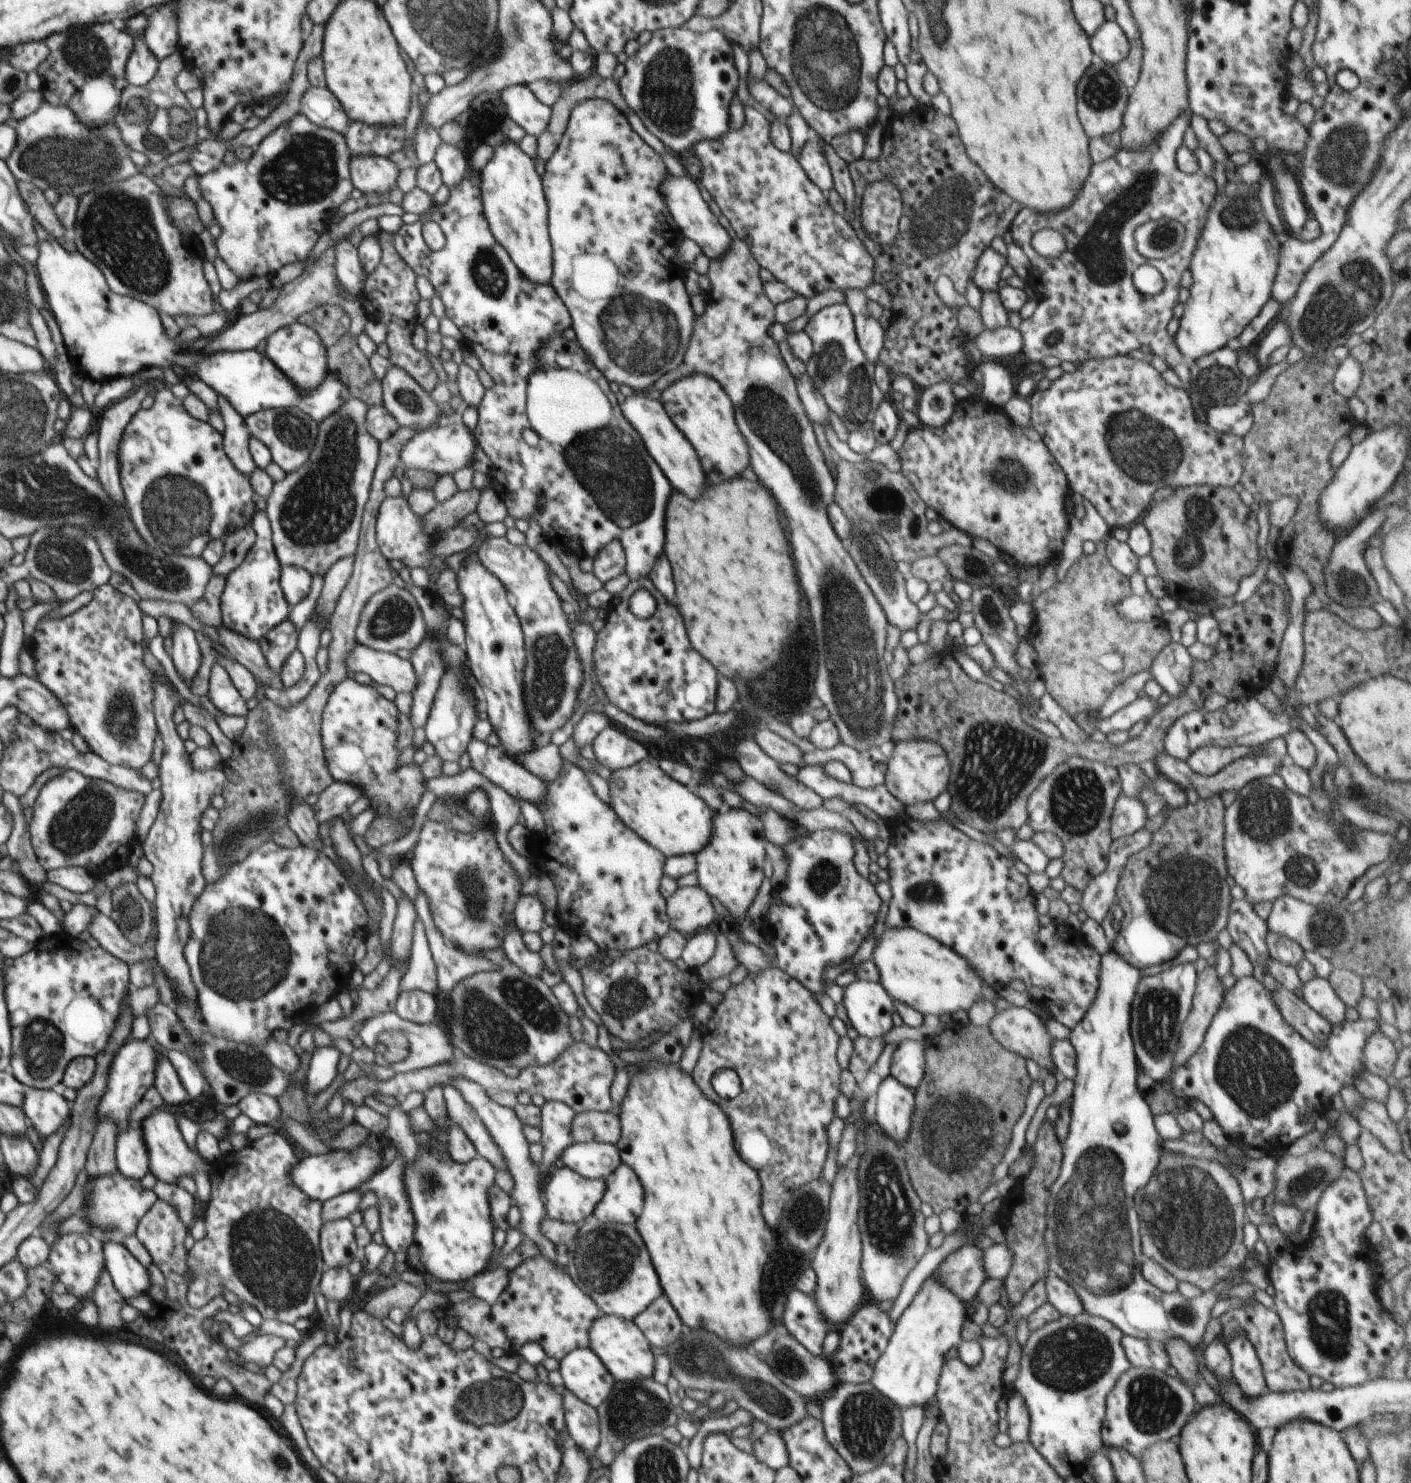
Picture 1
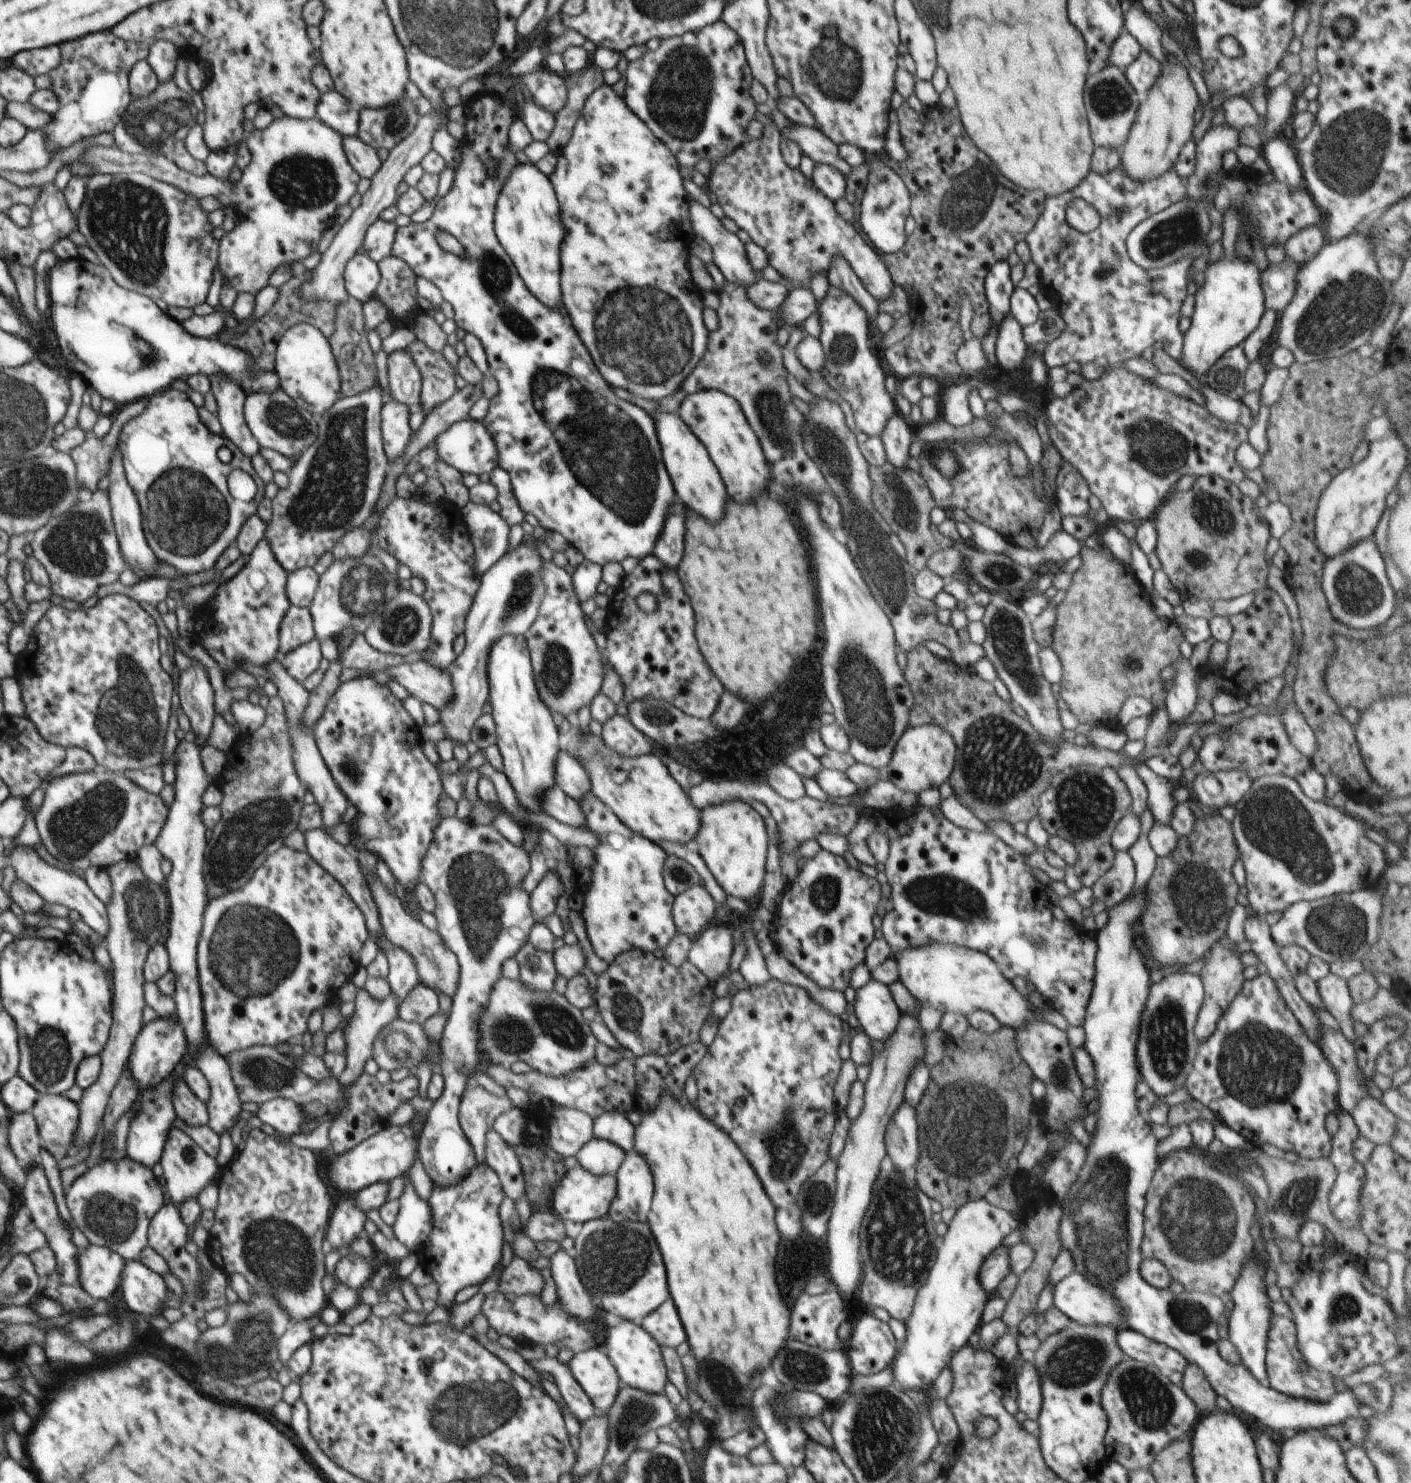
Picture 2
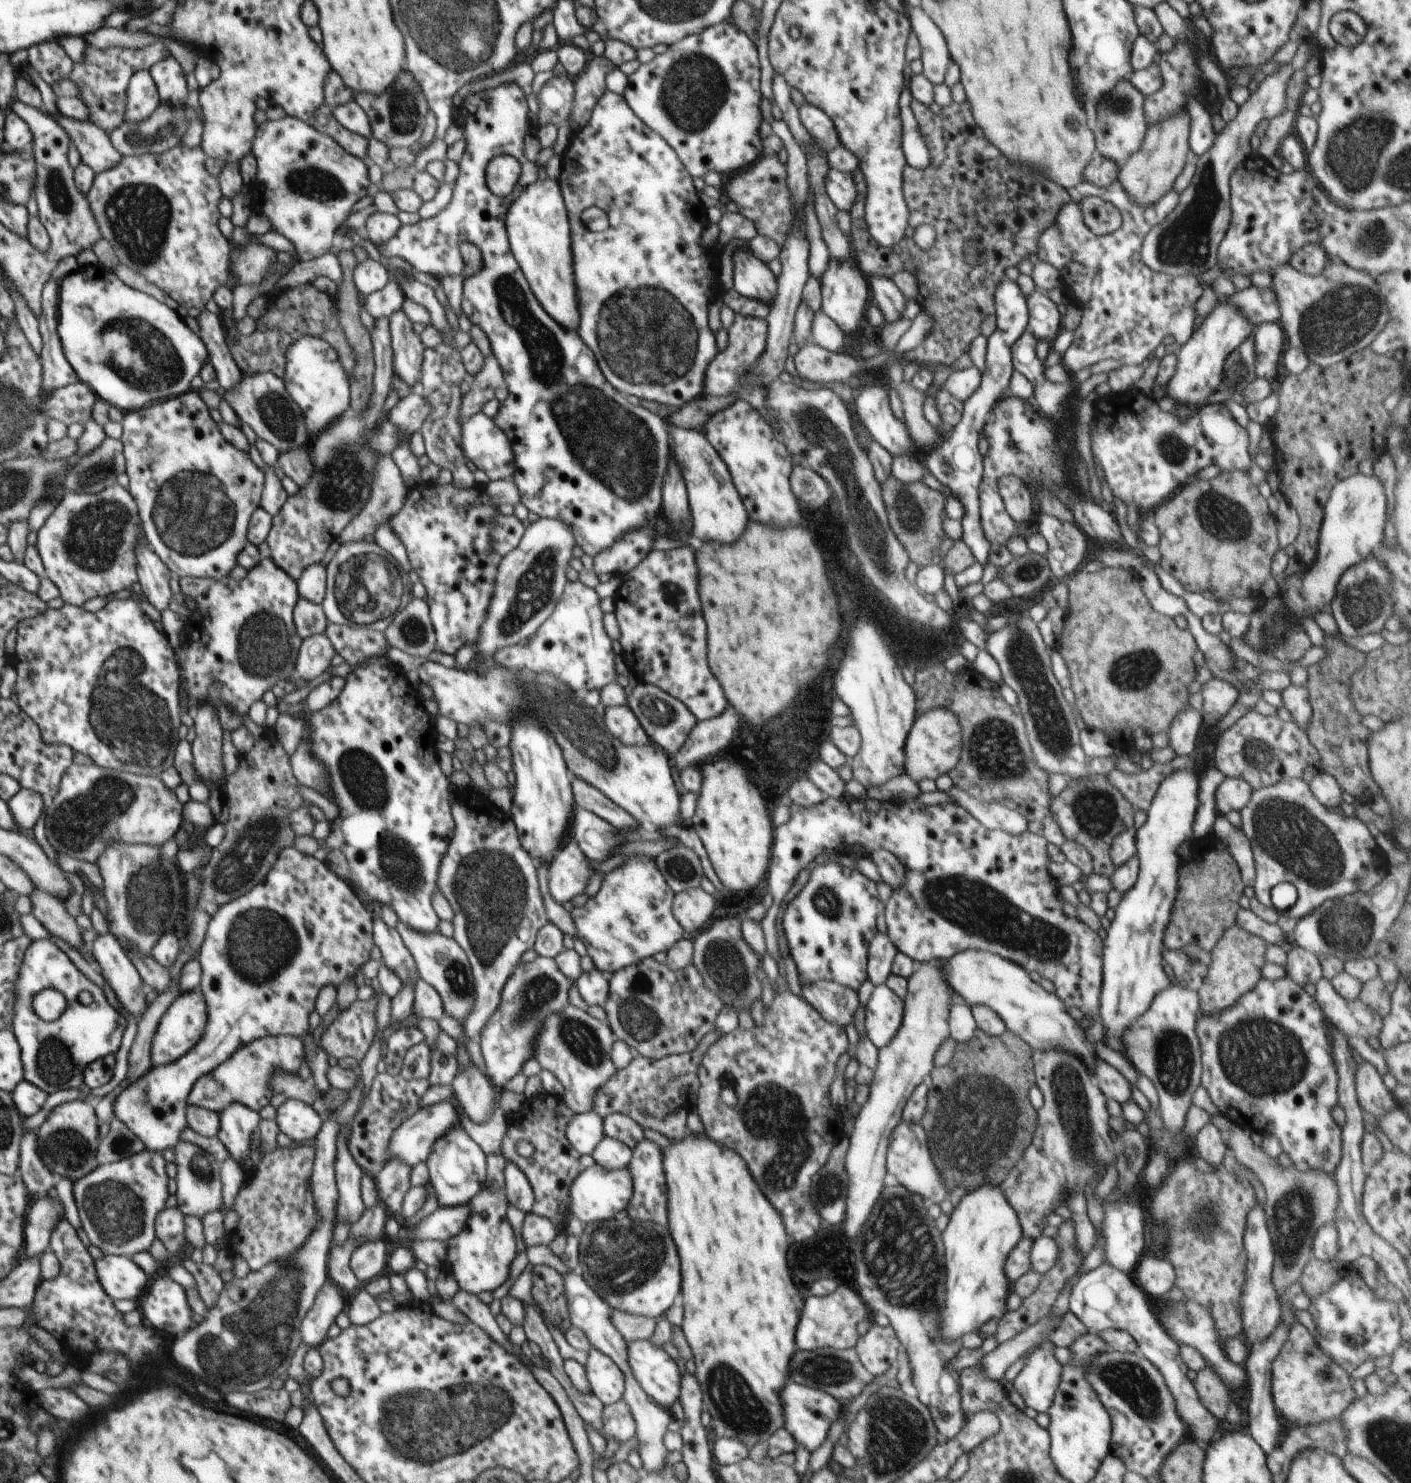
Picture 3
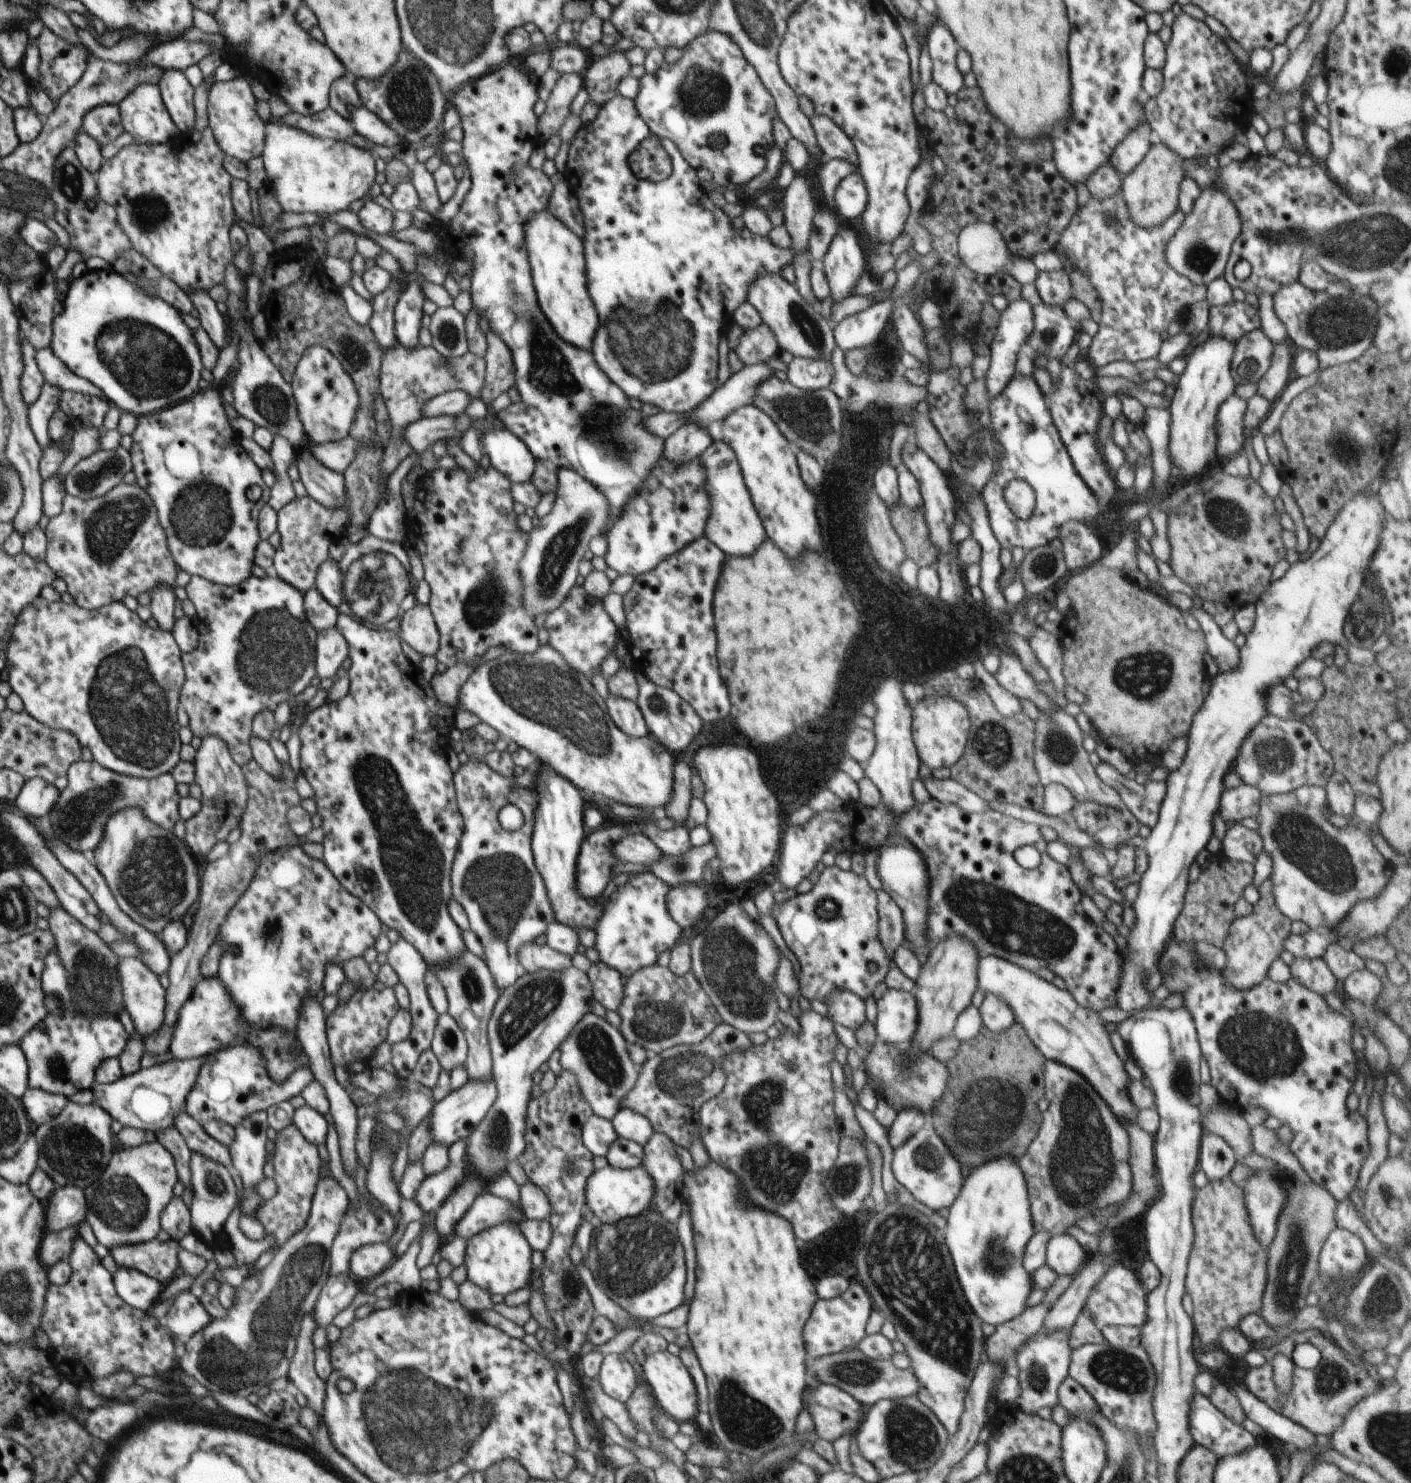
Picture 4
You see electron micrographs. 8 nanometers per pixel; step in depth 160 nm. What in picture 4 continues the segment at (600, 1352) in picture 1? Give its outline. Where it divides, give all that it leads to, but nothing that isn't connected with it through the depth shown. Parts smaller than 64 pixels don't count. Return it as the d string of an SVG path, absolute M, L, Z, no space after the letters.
M669 1351L651 1354L642 1364L642 1378L651 1388L652 1394L657 1400L658 1409L667 1412L679 1423L691 1422L695 1424L699 1410L699 1398L692 1375L688 1372L684 1363Z

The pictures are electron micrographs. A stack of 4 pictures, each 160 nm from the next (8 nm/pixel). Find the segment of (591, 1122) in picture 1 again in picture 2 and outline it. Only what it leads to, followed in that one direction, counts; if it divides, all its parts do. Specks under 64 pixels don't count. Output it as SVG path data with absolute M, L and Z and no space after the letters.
M604 1112L594 1119L594 1137L616 1144L630 1154L634 1146L634 1126L624 1113Z

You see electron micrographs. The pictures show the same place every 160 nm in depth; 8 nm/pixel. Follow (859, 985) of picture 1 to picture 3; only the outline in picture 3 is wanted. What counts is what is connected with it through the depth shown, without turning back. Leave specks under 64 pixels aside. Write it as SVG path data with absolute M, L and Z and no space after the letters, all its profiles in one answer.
M884 983L874 987L865 1012L867 1037L878 1049L884 1048L902 1024L904 1001Z

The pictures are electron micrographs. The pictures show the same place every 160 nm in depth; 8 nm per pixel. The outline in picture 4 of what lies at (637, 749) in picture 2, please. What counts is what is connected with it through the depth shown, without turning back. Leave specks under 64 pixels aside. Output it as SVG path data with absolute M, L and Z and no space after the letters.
M609 692L609 697L605 703L608 714L621 731L638 738L650 735L644 715L636 701L612 695Z

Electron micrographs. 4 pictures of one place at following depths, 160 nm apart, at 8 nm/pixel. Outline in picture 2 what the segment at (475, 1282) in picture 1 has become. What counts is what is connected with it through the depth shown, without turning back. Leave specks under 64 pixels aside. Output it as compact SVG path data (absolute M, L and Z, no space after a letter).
M515 1256L500 1274L498 1292L508 1295L541 1296L544 1280L540 1270L531 1268L522 1258Z

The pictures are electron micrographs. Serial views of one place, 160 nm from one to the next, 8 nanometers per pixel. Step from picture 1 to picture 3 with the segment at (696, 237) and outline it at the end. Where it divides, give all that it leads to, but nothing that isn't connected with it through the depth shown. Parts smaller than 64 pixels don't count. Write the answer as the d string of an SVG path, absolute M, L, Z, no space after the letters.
M742 247L734 251L733 263L735 292L771 307L777 297L777 276L767 263Z

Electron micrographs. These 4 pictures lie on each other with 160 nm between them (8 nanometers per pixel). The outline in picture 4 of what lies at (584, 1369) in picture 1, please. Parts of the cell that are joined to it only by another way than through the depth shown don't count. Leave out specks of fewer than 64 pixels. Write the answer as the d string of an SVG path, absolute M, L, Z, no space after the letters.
M622 1353L608 1354L603 1358L598 1379L608 1396L623 1403L633 1395L640 1381L633 1364Z

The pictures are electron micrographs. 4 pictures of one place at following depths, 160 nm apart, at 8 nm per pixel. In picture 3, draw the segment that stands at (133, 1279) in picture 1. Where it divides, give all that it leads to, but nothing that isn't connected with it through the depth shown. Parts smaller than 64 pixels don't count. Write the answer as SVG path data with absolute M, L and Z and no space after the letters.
M155 1277L138 1300L144 1322L150 1326L182 1336L192 1326L192 1312L186 1289L171 1278Z

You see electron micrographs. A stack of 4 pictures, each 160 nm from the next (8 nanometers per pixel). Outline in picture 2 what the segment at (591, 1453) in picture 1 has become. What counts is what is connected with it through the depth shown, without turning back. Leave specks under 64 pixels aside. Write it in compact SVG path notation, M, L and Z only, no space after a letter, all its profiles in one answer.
M544 1357L536 1360L536 1366L534 1366L534 1361L528 1361L528 1364L538 1373L546 1372L554 1376L562 1398L578 1422L584 1423L596 1414L590 1398L582 1390L582 1386L576 1382L576 1378L572 1376L568 1363L560 1362L557 1357Z

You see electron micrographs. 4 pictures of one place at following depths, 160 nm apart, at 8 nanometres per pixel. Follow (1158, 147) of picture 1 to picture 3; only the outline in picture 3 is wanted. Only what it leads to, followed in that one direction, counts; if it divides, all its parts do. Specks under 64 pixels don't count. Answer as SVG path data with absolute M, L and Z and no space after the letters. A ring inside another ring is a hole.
M1083 180L1079 185L1067 191L1071 196L1071 201L1059 210L1054 226L1039 236L1036 252L1040 260L1058 268L1062 286L1069 293L1070 300L1078 304L1082 310L1082 320L1074 331L1074 342L1068 350L1062 353L1062 364L1066 370L1075 373L1106 358L1121 360L1124 365L1142 365L1150 361L1151 357L1159 355L1158 349L1162 347L1161 342L1165 336L1174 336L1179 346L1188 342L1193 333L1194 322L1196 322L1195 304L1204 292L1200 279L1196 275L1170 276L1153 271L1146 266L1141 257L1144 237L1152 227L1162 223L1176 208L1179 203L1179 194L1172 189L1151 207L1143 209L1128 196L1118 180L1104 188ZM1089 196L1110 201L1120 209L1123 221L1118 230L1109 235L1097 235L1086 226L1084 215L1081 214L1080 201Z

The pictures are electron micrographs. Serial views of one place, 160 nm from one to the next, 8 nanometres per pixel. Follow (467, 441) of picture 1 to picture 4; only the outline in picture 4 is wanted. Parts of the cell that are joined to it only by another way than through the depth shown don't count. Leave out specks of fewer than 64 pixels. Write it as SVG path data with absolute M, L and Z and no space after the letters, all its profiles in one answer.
M497 427L480 438L490 464L504 473L512 483L531 480L535 458L526 443L508 429Z

